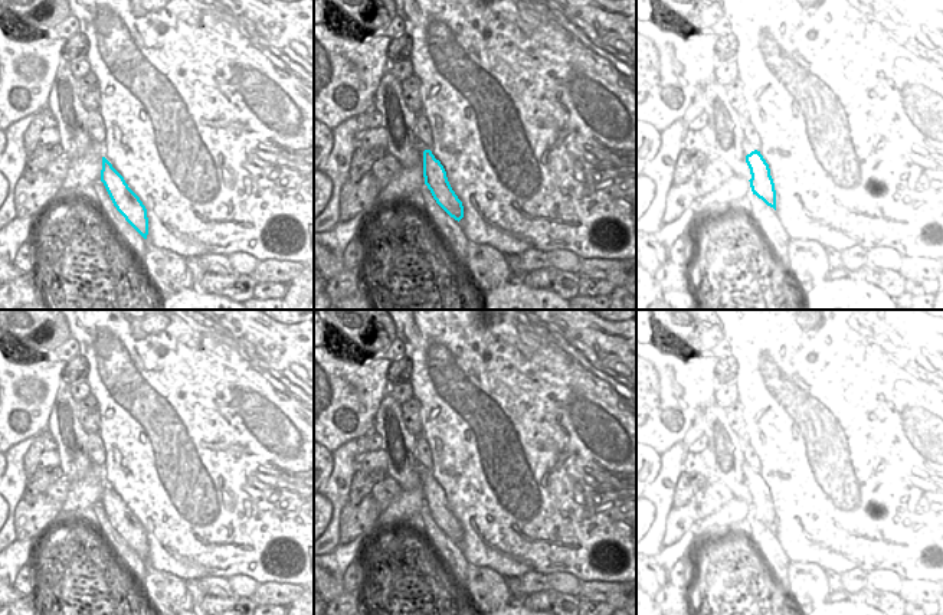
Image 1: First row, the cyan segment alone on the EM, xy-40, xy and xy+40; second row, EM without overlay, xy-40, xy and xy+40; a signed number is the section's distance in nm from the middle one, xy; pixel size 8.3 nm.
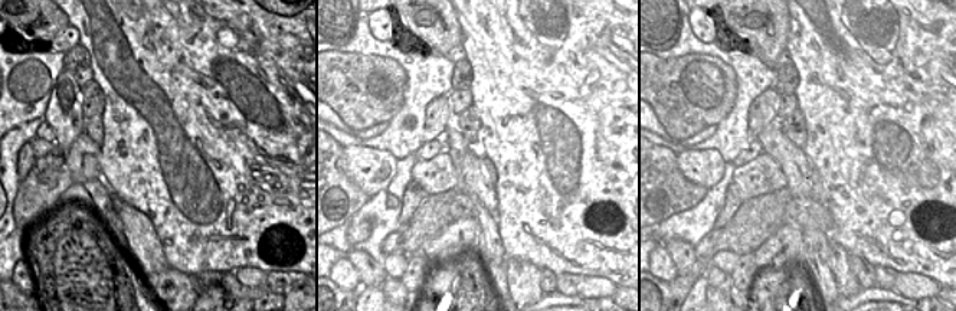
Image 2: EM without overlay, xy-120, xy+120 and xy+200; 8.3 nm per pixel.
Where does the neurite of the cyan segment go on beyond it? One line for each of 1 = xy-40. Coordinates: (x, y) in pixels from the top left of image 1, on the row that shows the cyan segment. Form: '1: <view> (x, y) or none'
1: none

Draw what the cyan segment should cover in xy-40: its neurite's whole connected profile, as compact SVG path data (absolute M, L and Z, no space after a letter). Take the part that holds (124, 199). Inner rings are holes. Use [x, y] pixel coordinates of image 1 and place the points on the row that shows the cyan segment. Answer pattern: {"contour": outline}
{"contour": "M102 157L101 181L117 210L144 239L147 239L148 217L145 206L105 157Z"}

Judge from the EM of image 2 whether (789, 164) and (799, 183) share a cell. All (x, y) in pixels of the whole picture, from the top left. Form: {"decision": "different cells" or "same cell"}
{"decision": "same cell"}

